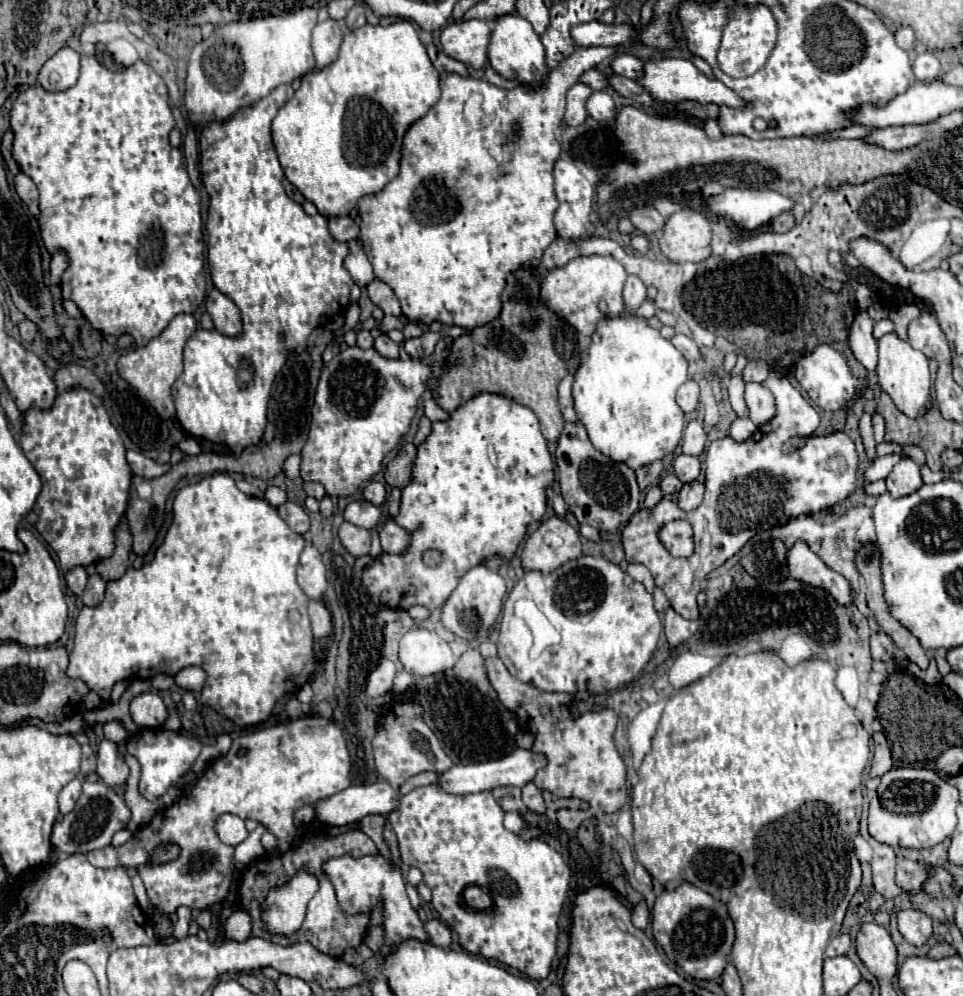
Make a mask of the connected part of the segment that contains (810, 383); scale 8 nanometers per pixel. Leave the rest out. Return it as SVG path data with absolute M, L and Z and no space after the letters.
M820 344L816 346L812 352L804 354L796 364L794 364L794 378L798 380L798 384L808 392L810 400L814 404L818 404L822 410L840 410L844 404L848 404L854 396L860 398L874 398L872 388L868 386L866 378L858 378L850 372L844 354L840 354L838 350L834 350L828 344Z

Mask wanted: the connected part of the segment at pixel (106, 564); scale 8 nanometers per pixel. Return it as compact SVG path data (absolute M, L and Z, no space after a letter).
M122 518L120 524L116 526L116 550L114 550L114 554L108 560L100 560L96 564L96 572L106 582L112 582L112 580L124 576L124 572L128 570L128 564L130 564L130 546L132 546L132 536L130 536L126 520Z

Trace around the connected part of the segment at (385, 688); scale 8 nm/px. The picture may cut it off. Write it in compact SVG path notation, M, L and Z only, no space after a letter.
M384 660L368 678L368 686L366 686L366 694L368 698L378 698L378 696L386 696L392 690L394 684L394 676L396 676L396 666L390 660Z

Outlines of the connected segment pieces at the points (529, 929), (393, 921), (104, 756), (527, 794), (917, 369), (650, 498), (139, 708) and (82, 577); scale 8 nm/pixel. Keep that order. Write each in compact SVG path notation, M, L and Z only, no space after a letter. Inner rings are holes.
M438 784L414 788L400 800L398 810L388 816L388 822L392 824L400 842L402 862L422 870L424 882L432 890L432 906L438 910L442 920L450 924L460 936L462 948L474 956L498 960L530 976L532 980L544 980L556 954L558 918L562 912L564 896L570 890L570 878L576 874L576 870L560 852L550 848L546 842L536 838L522 840L518 834L508 832L502 826L502 820L504 810L492 798L490 790L454 796L442 792ZM468 884L476 884L490 892L494 902L490 914L454 914L454 904L462 904L462 892Z
M380 854L364 856L358 860L352 860L350 856L340 856L334 860L328 860L324 864L324 870L336 888L336 896L338 896L342 910L346 910L350 914L368 912L376 906L378 898L384 900L384 930L386 930L386 938L388 938L386 948L390 948L392 944L400 944L406 938L428 940L424 922L422 922L420 914L414 910L414 906L410 904L410 898L408 898L406 886L404 886L404 878L402 878L402 872L398 866L390 866Z
M102 740L100 742L96 774L110 788L118 788L118 786L126 784L126 780L130 776L130 768L126 766L124 758L118 754L116 742L110 742L110 740Z
M528 782L528 786L524 786L524 788L522 788L522 800L524 800L524 804L526 804L532 812L544 814L546 806L544 806L542 794L540 794L540 790L538 790L532 782Z
M886 334L884 338L878 340L878 382L884 392L890 394L894 404L910 418L920 418L924 416L930 406L932 406L932 396L930 396L930 370L928 370L928 358L920 352L914 350L908 342L900 340L896 334Z
M654 486L654 488L650 488L650 492L646 494L646 498L644 498L644 506L642 506L642 508L652 510L660 500L662 500L662 490L660 490L658 486Z
M144 692L132 698L130 716L140 728L156 728L156 726L162 726L162 722L168 716L168 710L158 694Z
M82 566L72 568L70 572L66 572L66 584L68 584L68 588L70 588L76 596L80 596L80 594L84 592L86 580L88 580L88 576L86 576L86 570L84 570Z

